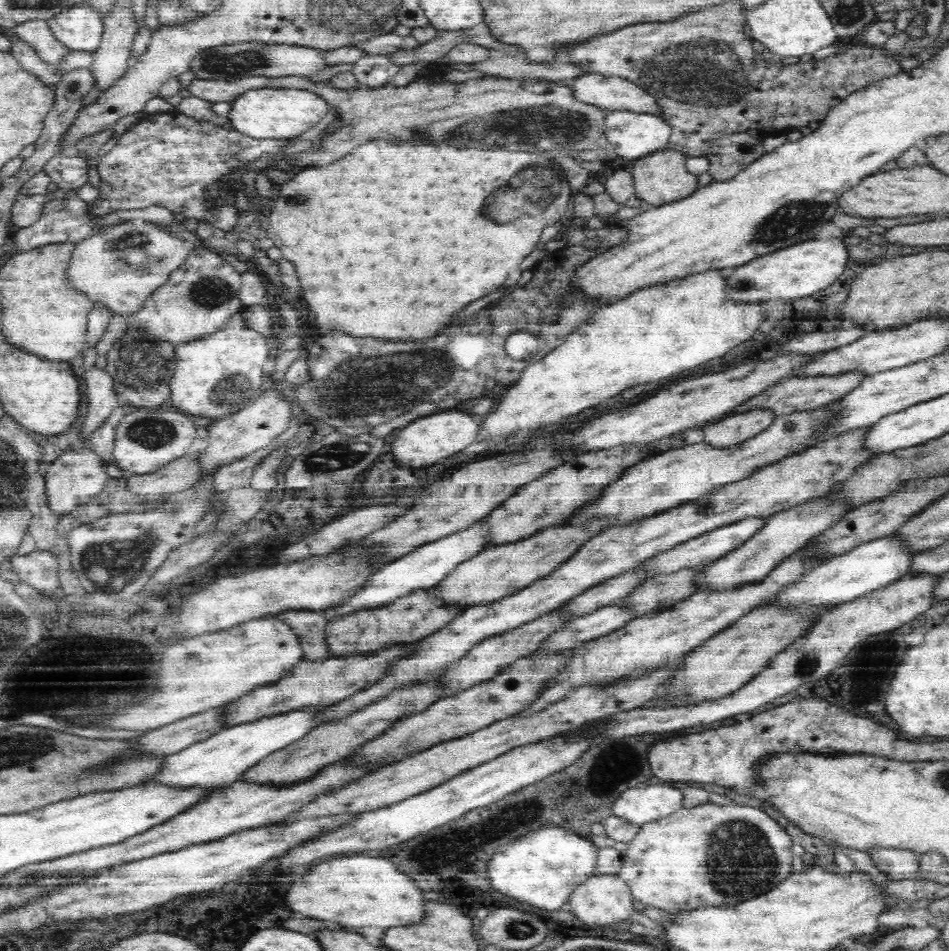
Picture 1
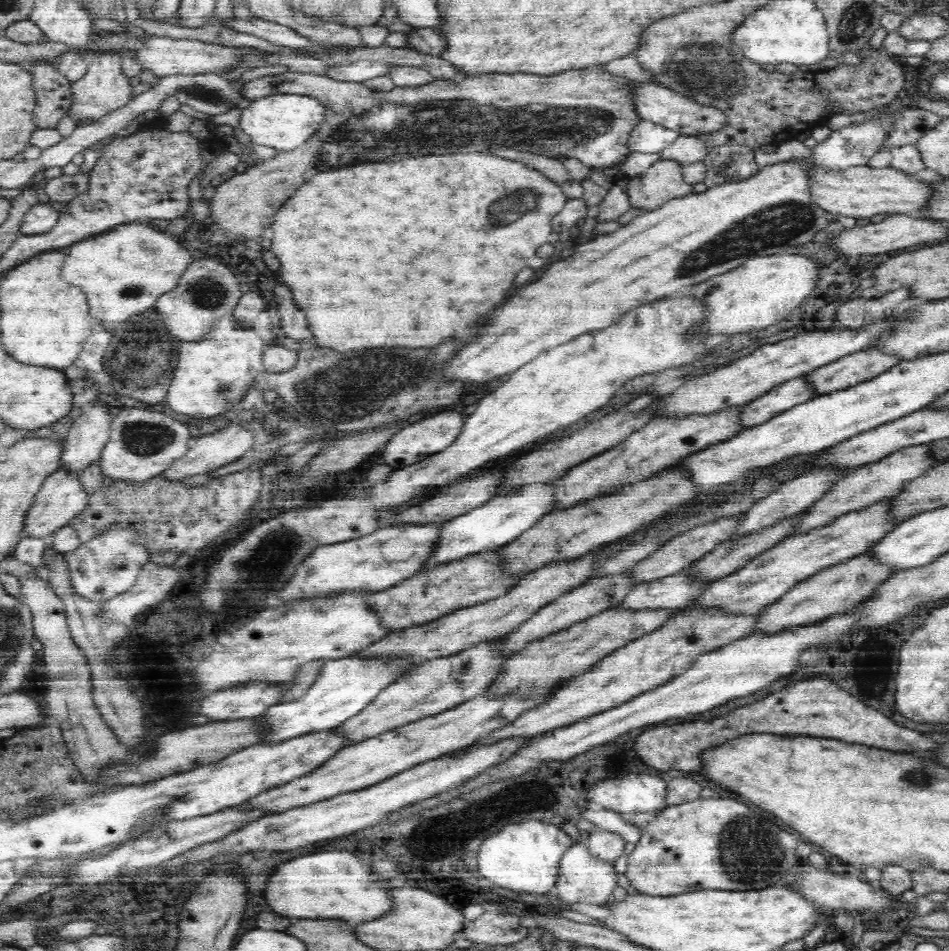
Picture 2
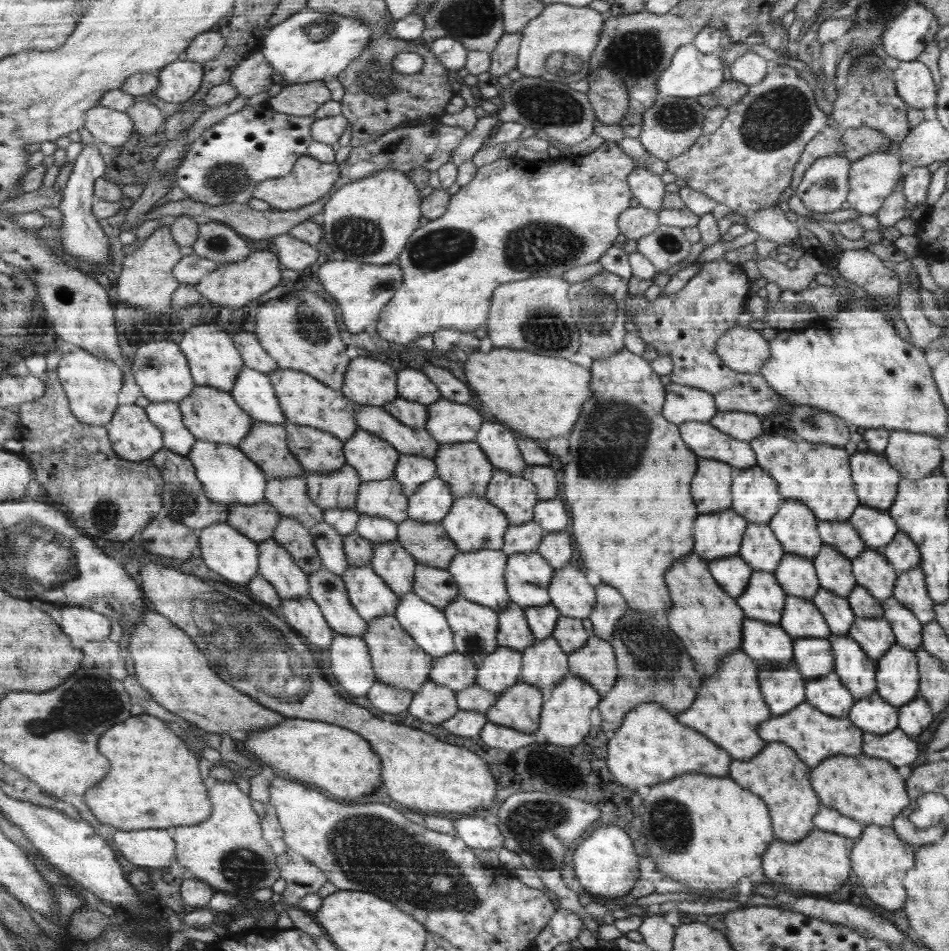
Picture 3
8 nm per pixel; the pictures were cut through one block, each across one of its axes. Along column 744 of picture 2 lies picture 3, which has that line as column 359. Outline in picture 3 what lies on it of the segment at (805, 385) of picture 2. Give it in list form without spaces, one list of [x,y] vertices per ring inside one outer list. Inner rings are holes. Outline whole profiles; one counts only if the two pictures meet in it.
[[[359,406],[356,416],[360,429],[387,439],[402,454],[413,454],[432,459],[438,454],[438,442],[425,429],[415,429],[400,422],[381,407]]]

